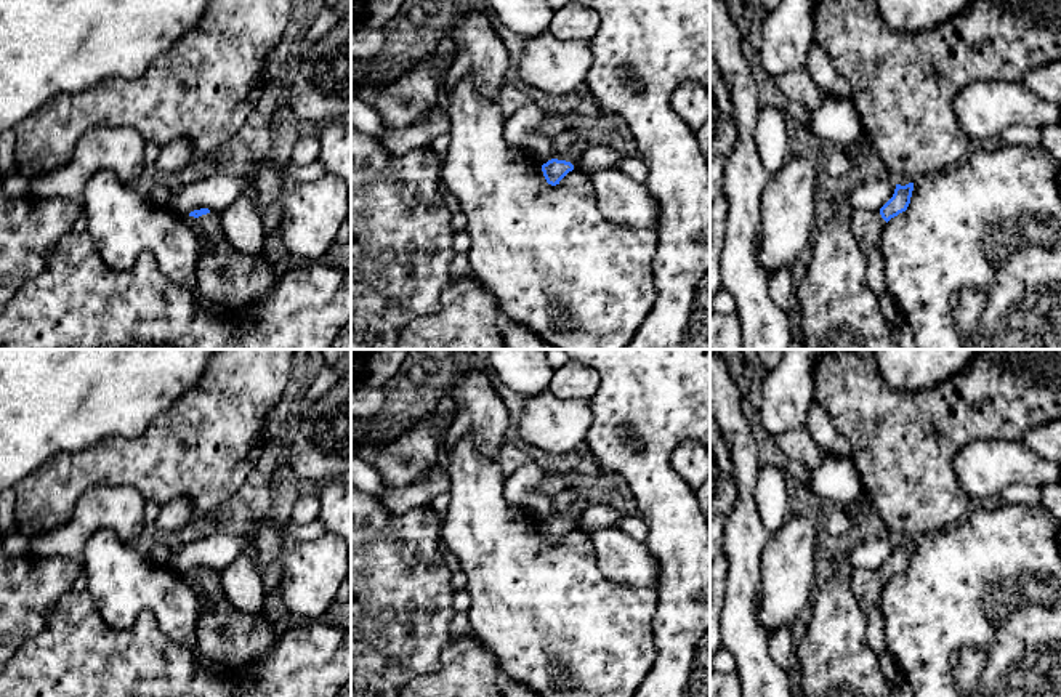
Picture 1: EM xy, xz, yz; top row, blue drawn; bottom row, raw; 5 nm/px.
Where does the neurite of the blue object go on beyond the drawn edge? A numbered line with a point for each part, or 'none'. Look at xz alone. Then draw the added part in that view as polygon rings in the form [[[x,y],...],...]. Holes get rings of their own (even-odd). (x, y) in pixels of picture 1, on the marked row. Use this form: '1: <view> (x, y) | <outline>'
1: xz (569, 145) | [[[567,128],[553,139],[553,157],[558,160],[571,162],[572,165],[580,160],[580,155],[588,147],[588,143],[580,136],[577,130]]]

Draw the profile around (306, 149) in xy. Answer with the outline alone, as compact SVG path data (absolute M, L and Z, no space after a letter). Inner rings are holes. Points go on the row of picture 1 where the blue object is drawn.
M314 128L301 131L300 138L293 144L290 162L295 165L309 165L319 160L321 143Z

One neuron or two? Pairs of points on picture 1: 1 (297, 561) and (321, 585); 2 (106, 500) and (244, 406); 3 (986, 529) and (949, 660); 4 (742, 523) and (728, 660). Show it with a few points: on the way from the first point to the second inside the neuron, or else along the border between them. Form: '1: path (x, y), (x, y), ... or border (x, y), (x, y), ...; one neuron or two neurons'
1: path (303, 568), (314, 579); one neuron
2: border (88, 486), (133, 486), (146, 500); two neurons
3: path (986, 561), (986, 624), (981, 628); one neuron
4: border (726, 649), (734, 659), (738, 672); two neurons

